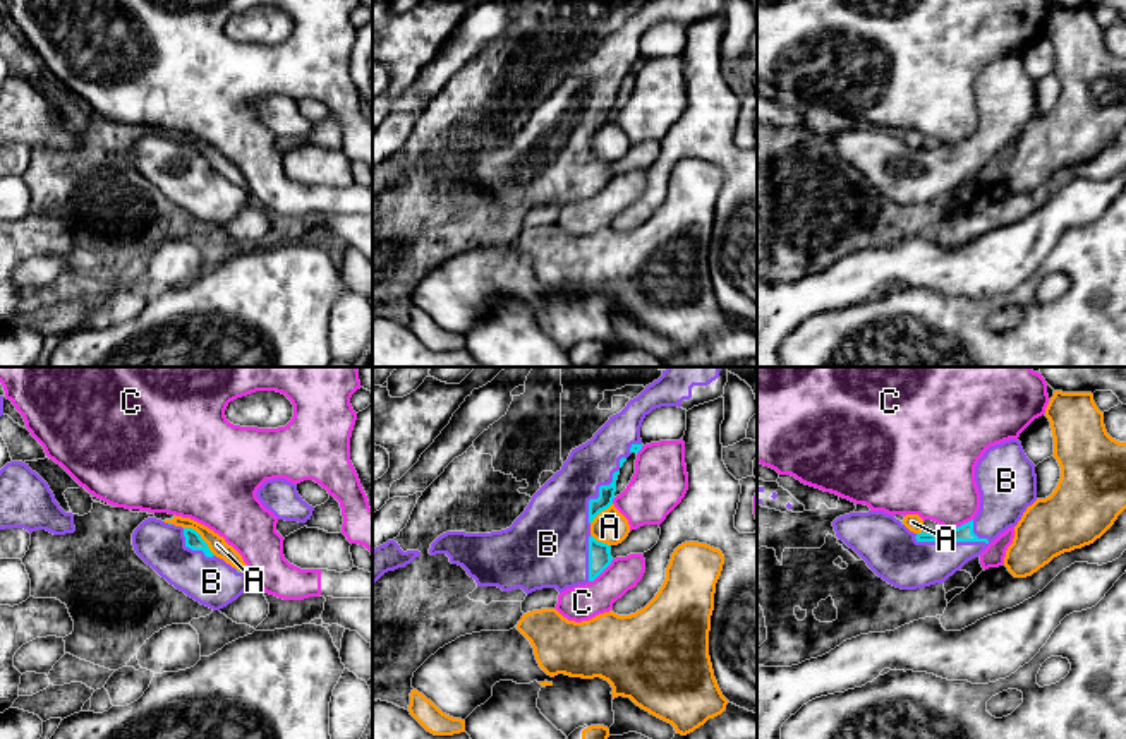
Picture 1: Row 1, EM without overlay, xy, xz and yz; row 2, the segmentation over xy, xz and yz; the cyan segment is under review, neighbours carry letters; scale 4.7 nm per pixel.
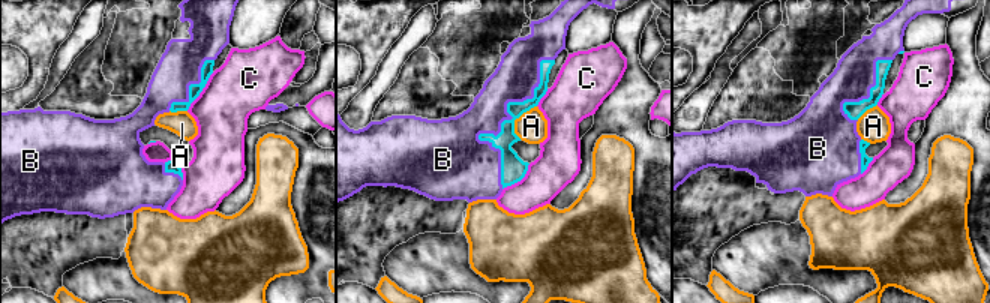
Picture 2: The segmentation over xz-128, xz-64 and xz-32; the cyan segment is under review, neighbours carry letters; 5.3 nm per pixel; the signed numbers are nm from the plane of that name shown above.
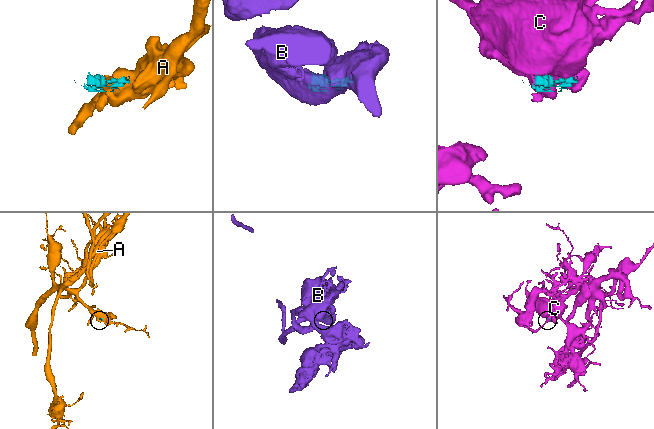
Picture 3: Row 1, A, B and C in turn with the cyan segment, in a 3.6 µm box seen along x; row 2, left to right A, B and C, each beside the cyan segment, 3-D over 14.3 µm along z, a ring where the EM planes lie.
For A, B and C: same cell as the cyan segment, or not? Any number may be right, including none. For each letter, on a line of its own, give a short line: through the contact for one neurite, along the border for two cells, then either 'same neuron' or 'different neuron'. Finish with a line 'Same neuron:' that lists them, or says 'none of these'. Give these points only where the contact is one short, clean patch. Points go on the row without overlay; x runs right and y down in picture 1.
A: line xy (184, 143), (191, 143), (215, 170); different neuron
B: same neuron
C: different neuron
Same neuron: B

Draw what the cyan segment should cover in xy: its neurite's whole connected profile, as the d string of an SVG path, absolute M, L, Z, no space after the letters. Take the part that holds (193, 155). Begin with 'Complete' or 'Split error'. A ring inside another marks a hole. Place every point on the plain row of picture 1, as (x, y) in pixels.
Split error. M148 134L134 146L132 161L161 194L213 226L251 206L249 192L216 173L192 144Z

